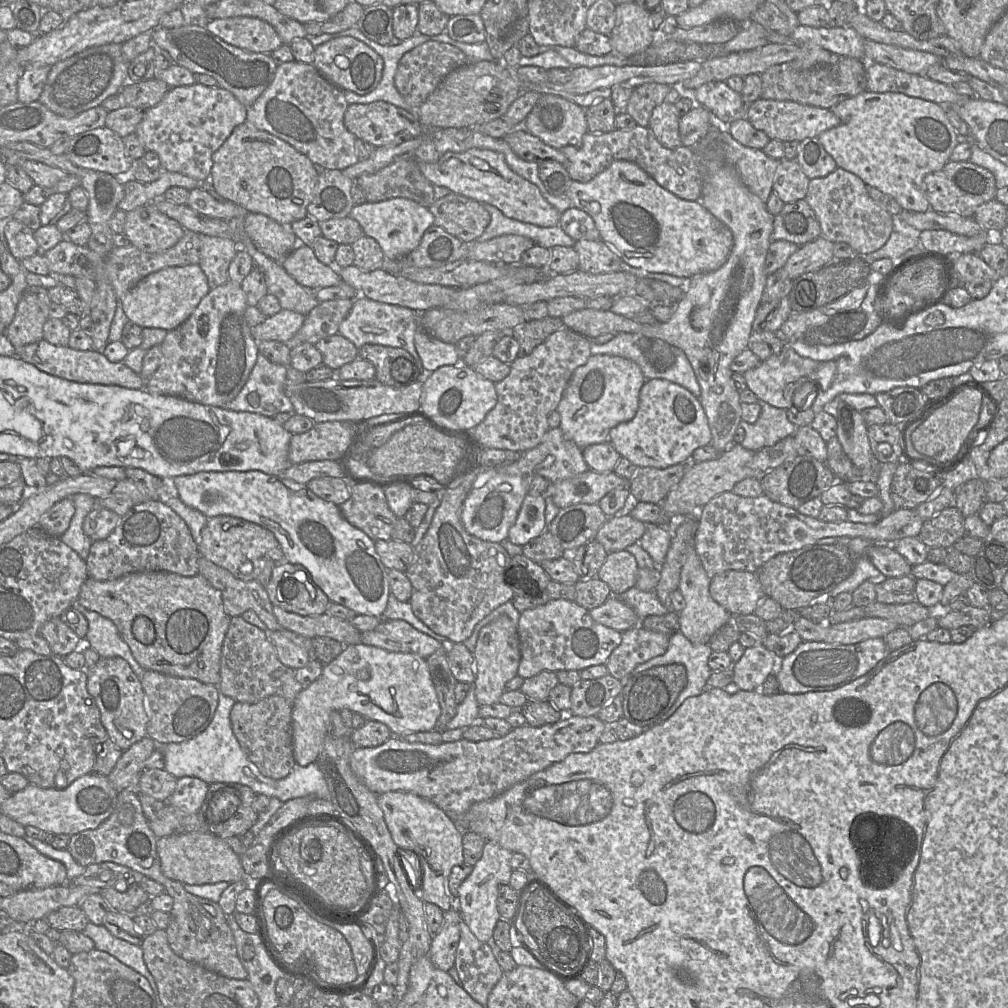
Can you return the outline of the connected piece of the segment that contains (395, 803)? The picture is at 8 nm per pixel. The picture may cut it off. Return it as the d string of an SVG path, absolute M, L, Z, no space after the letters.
M390 791L377 795L385 823L394 843L403 850L415 852L411 885L424 902L437 905L443 912L457 906L457 898L449 893L448 880L454 866L464 863L463 832L449 816L431 801L416 794Z

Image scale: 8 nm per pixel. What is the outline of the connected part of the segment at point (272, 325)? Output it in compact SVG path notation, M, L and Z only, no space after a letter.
M281 309L273 316L252 328L256 341L273 340L283 343L293 342L296 333L302 327L306 316L286 309Z

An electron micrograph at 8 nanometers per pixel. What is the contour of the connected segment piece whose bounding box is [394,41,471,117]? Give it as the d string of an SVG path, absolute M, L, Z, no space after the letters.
M438 41L424 42L406 52L398 62L394 84L398 92L410 106L410 111L418 117L418 108L436 89L444 77L452 70L471 62L457 47Z

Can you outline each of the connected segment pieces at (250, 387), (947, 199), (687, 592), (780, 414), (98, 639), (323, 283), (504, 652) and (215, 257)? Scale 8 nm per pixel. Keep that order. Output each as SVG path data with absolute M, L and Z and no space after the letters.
M259 353L246 384L235 399L224 407L271 418L279 413L295 413L292 402L285 394L287 368Z
M949 161L941 170L927 174L923 181L931 210L966 218L973 218L977 207L994 200L998 190L994 175L989 170L969 161Z
M693 538L693 543L690 543L688 544L688 546L686 547L686 554L685 554L685 561L684 561L684 564L683 564L683 567L682 567L682 570L681 570L681 575L680 575L680 583L679 583L679 586L678 586L678 589L681 591L684 599L685 599L685 608L679 612L679 624L680 624L680 628L679 628L679 631L682 632L687 639L689 639L693 644L705 644L705 643L709 643L710 642L710 639L711 637L725 624L727 624L728 622L732 621L733 619L733 615L727 611L723 606L721 606L719 603L717 603L711 596L710 594L710 581L711 581L711 578L708 576L707 572L705 571L702 563L701 563L701 560L695 550L695 547L694 547L694 538Z
M762 400L759 401L759 405L761 412L755 423L750 424L744 420L739 423L745 431L742 447L754 452L793 436L798 428L788 420L787 410L771 406Z
M75 601L73 608L82 613L88 622L83 646L94 649L100 658L121 657L126 660L133 672L141 678L145 669L132 656L129 646L122 639L116 625L97 612L90 611Z
M298 244L281 266L297 283L313 290L343 282L335 266L320 262L312 248L303 244Z
M502 615L484 626L478 635L474 650L475 659L475 695L479 706L500 702L506 683L518 674L521 660L517 625Z
M200 234L201 248L199 266L205 273L210 289L228 282L228 269L240 249L233 238Z

